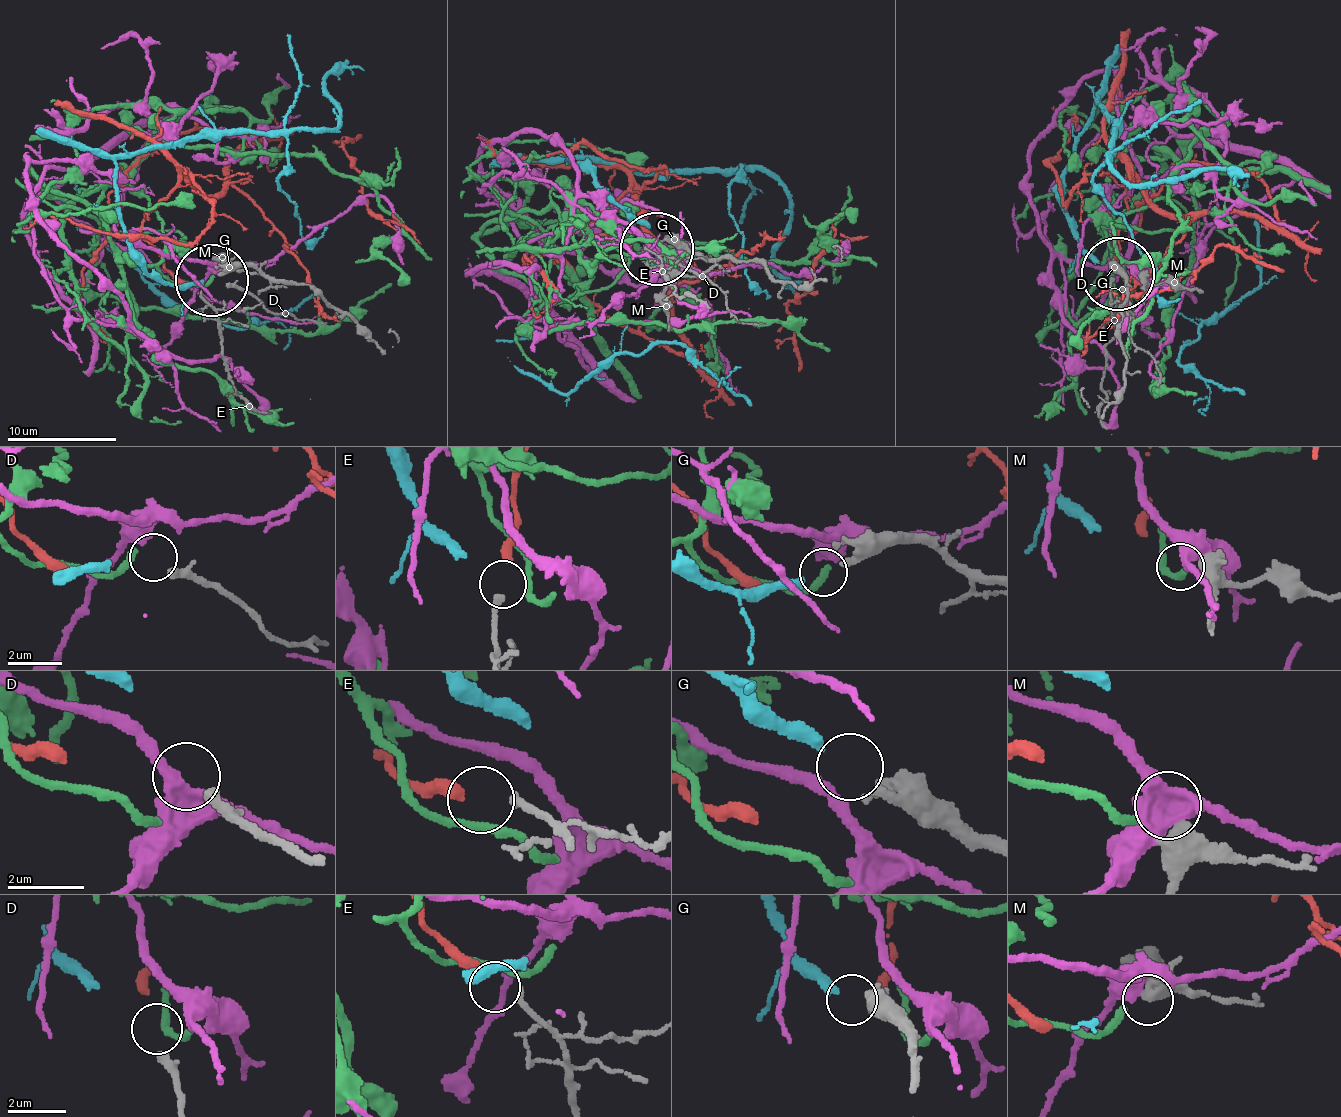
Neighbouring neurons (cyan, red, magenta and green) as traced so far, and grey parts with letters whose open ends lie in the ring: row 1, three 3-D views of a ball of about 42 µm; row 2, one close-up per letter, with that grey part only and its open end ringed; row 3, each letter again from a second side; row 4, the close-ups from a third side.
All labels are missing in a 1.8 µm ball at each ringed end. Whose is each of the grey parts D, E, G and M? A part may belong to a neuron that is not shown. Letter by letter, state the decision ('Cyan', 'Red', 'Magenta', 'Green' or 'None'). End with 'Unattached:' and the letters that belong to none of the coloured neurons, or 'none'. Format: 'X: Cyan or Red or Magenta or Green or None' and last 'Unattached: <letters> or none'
D: None
E: Red
G: Cyan
M: Green
Unattached: D

